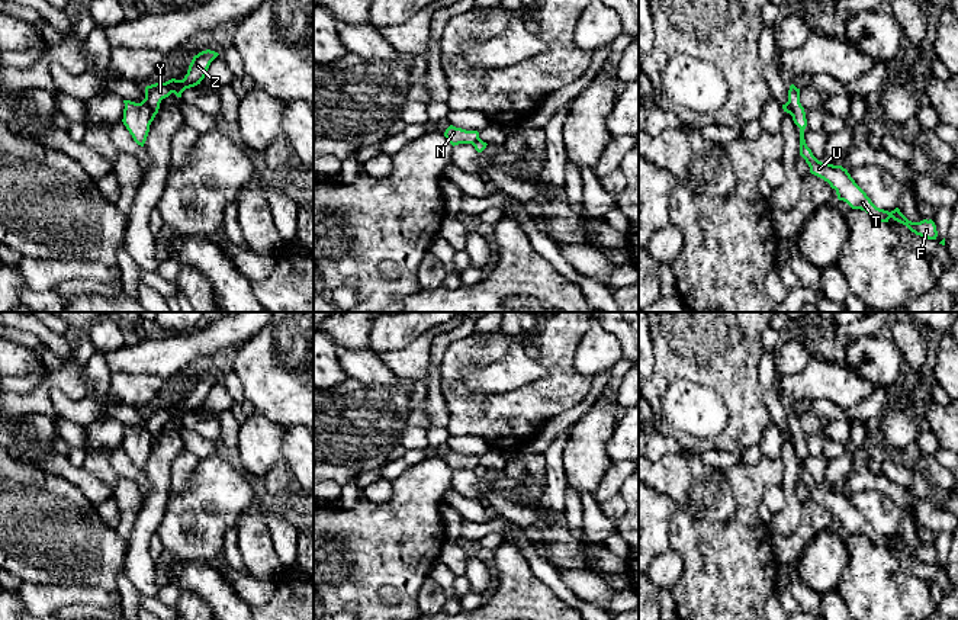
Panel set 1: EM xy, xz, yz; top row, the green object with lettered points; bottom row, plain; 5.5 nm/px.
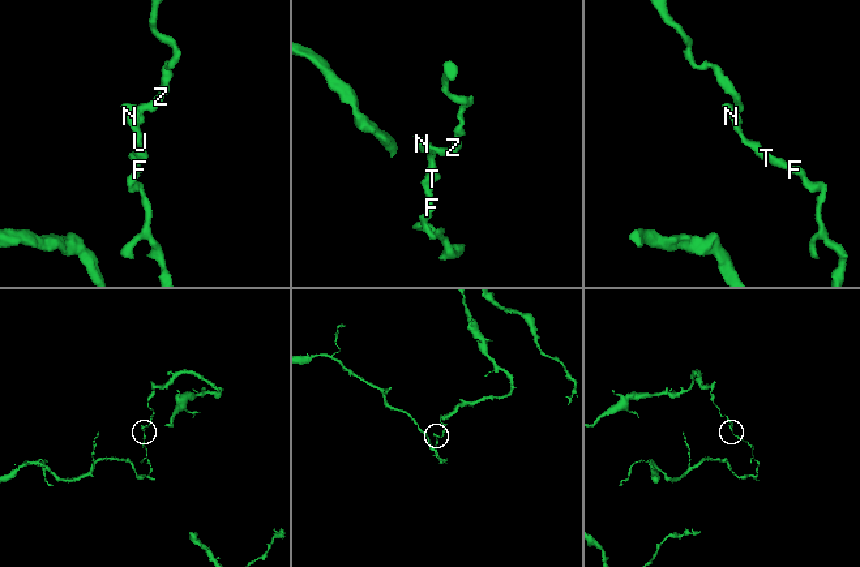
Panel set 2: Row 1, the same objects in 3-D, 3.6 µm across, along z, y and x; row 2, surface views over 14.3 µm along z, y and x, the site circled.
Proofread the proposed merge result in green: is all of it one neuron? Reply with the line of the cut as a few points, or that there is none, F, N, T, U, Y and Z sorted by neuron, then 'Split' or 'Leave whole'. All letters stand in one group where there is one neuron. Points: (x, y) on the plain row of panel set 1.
Split along xy (145, 423), (151, 446). Groups: F N T U / Y Z. Split

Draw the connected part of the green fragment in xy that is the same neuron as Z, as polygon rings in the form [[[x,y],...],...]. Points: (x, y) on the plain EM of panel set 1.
[[[210,375],[202,376],[197,380],[193,382],[187,399],[183,405],[171,404],[165,408],[155,408],[145,412],[145,424],[151,433],[152,444],[158,439],[160,428],[163,424],[168,423],[171,418],[174,418],[177,423],[181,423],[181,418],[186,414],[195,412],[200,409],[200,407],[205,404],[206,396],[210,391],[210,388],[218,382],[219,379]]]

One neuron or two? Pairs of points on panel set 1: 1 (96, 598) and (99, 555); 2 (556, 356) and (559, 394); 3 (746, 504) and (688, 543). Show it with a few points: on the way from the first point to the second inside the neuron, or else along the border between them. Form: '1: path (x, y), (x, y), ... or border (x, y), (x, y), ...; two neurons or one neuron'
1: border (63, 585), (99, 585), (115, 590); two neurons
2: path (559, 365), (559, 385); one neuron
3: path (738, 520), (716, 542), (704, 542); one neuron

